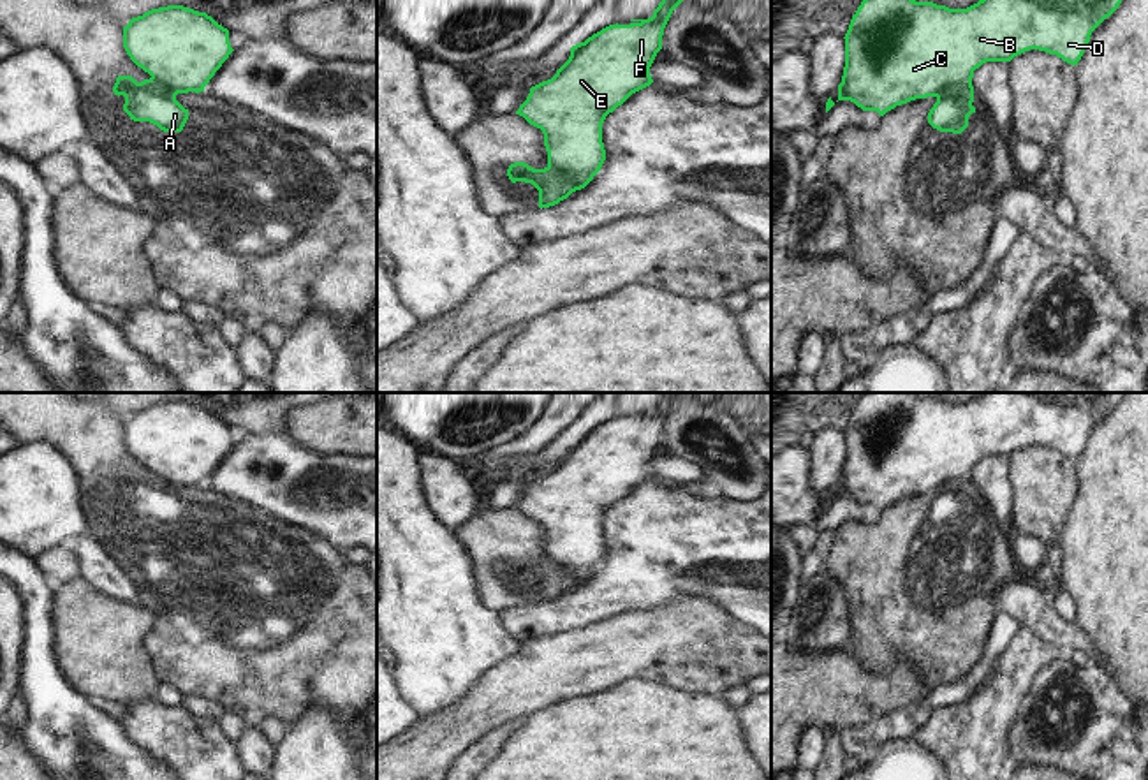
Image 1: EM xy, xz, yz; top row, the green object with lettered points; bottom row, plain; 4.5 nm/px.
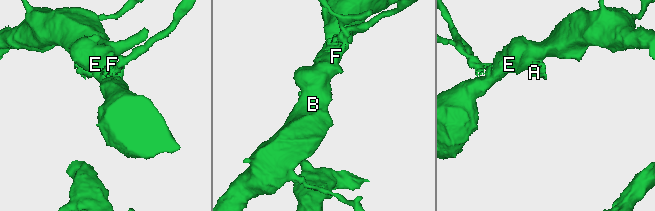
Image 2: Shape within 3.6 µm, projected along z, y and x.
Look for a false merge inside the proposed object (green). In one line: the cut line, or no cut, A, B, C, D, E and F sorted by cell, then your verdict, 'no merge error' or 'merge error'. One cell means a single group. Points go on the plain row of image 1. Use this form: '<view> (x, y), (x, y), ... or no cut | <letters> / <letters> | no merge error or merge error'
xz (548, 553), (571, 571), (578, 583) | A / B C D E F | merge error

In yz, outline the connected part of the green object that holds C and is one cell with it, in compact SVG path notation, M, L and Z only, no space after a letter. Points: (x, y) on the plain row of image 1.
M865 393L845 428L845 461L838 479L838 495L850 495L863 505L884 511L896 500L916 493L937 491L951 477L972 477L974 465L986 456L1011 456L1039 444L1056 449L1071 460L1081 454L1092 426L1109 412L1123 393L981 393L967 403L949 403L914 393Z

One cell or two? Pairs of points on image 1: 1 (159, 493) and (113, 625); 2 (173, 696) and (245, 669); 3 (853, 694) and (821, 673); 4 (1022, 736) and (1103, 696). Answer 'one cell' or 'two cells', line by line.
1: two cells
2: two cells
3: one cell
4: one cell

